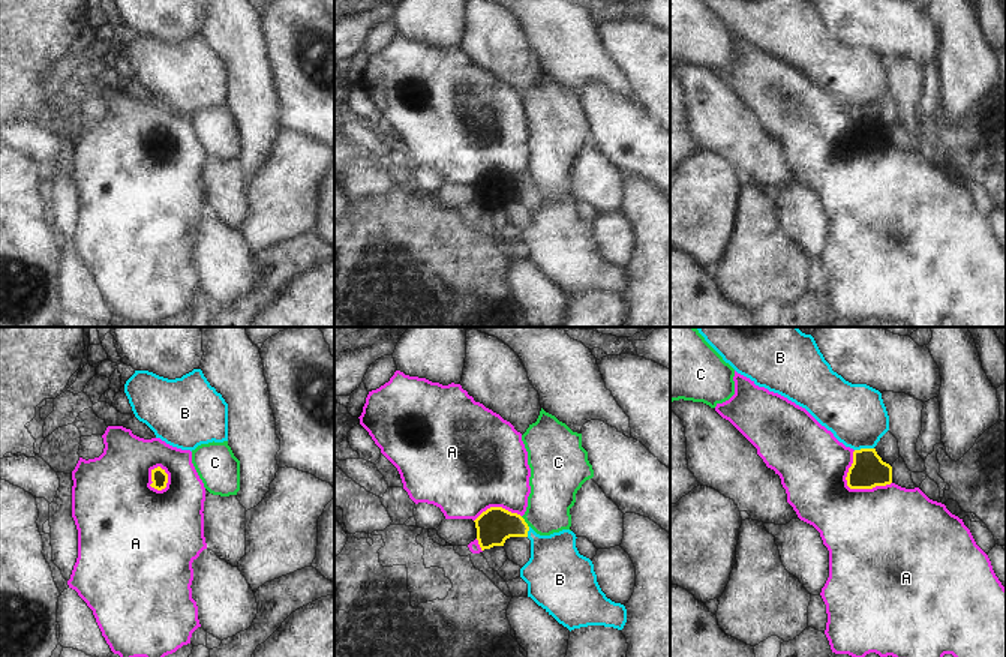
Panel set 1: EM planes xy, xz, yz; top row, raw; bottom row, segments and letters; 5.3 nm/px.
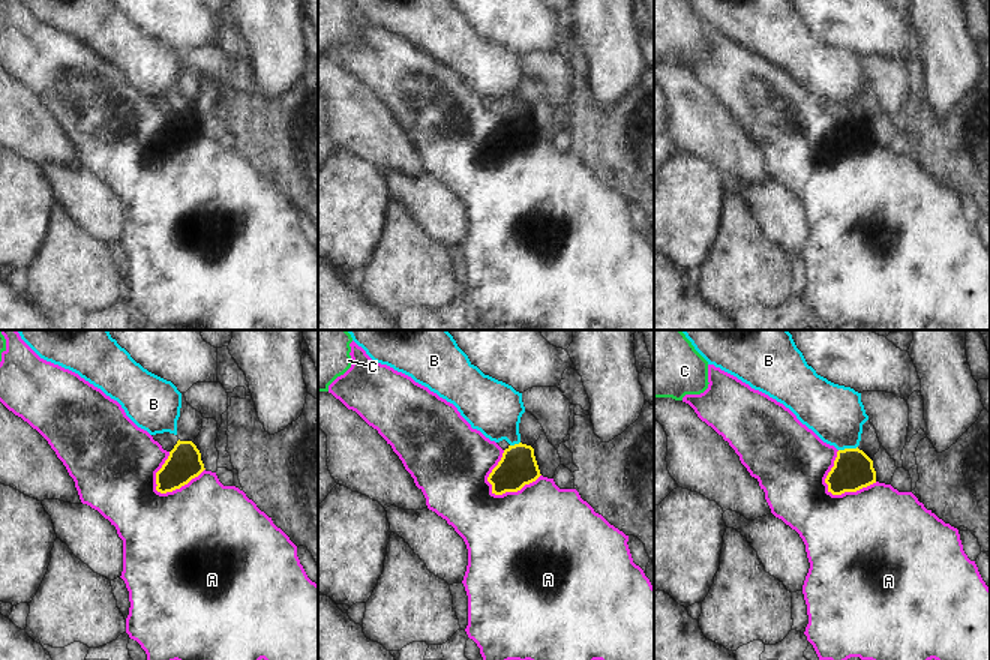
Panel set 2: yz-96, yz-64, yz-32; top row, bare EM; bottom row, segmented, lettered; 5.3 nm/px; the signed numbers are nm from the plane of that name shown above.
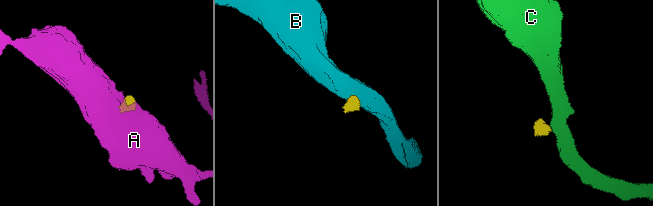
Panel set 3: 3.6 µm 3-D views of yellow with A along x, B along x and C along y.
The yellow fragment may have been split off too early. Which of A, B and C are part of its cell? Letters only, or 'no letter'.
A

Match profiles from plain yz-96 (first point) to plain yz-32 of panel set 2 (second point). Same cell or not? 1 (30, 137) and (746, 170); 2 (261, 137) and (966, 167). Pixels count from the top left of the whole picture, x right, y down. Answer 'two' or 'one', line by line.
1: one
2: one

